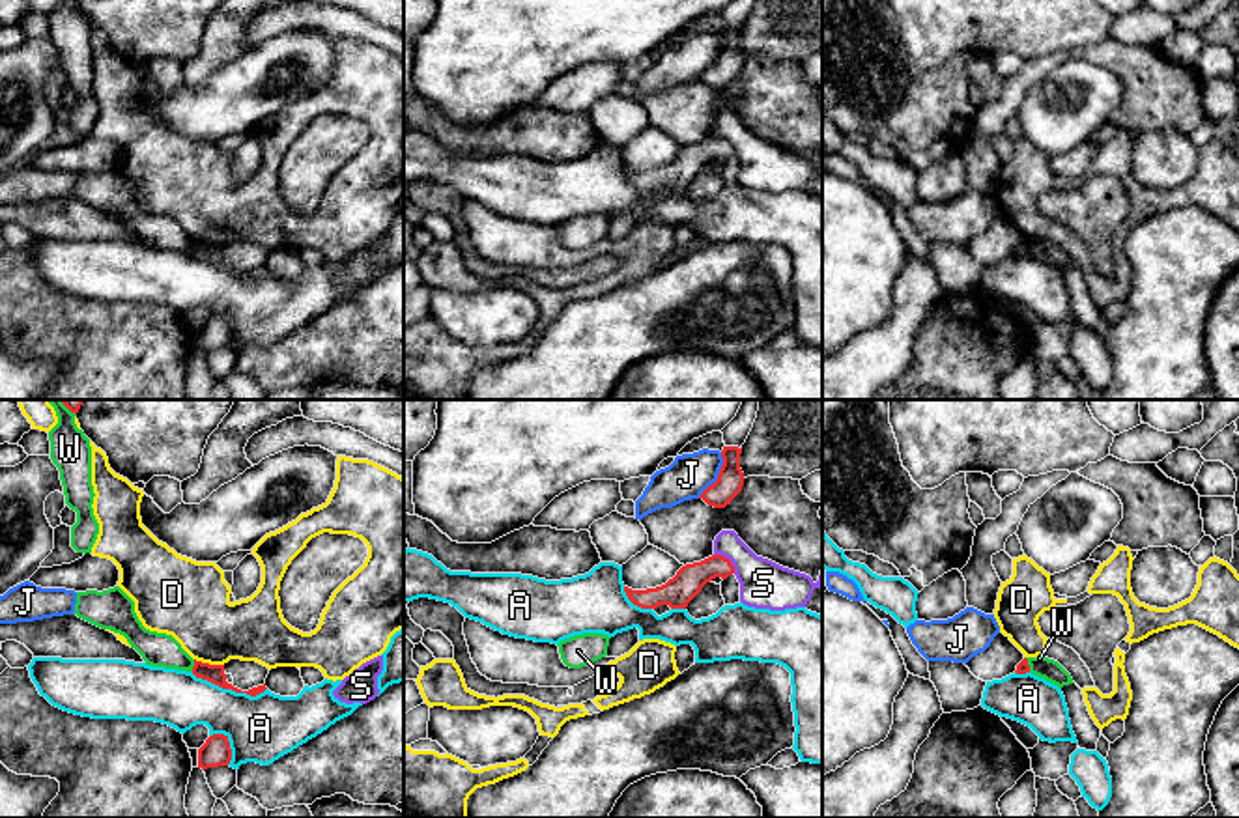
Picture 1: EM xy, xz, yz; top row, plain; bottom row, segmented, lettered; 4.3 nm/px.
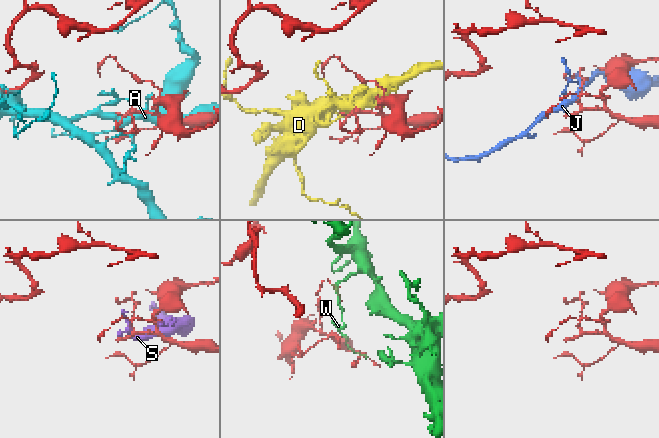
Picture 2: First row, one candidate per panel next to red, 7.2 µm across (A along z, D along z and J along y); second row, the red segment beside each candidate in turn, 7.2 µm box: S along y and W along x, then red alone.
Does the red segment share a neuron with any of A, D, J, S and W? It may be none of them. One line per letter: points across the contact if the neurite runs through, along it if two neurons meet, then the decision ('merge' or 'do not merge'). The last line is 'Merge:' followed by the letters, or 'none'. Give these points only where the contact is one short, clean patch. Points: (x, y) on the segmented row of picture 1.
A: do not merge
D: do not merge
J: do not merge
S: do not merge
W: do not merge
Merge: none

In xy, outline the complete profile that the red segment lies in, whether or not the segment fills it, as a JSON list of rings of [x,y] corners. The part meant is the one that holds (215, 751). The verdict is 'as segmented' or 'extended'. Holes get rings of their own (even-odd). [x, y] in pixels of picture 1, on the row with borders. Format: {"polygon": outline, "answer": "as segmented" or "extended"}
{"polygon": [[[213,734],[206,740],[206,743],[198,749],[198,768],[219,768],[228,766],[232,760],[232,749],[228,736]]], "answer": "as segmented"}

